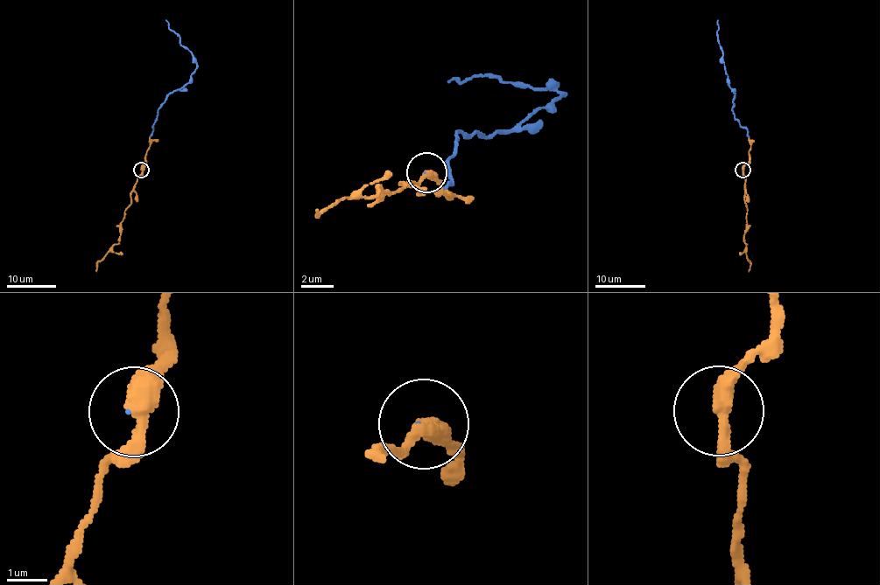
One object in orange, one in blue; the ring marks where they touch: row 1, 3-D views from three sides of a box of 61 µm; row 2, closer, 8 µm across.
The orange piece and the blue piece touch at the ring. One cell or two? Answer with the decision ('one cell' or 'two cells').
one cell

